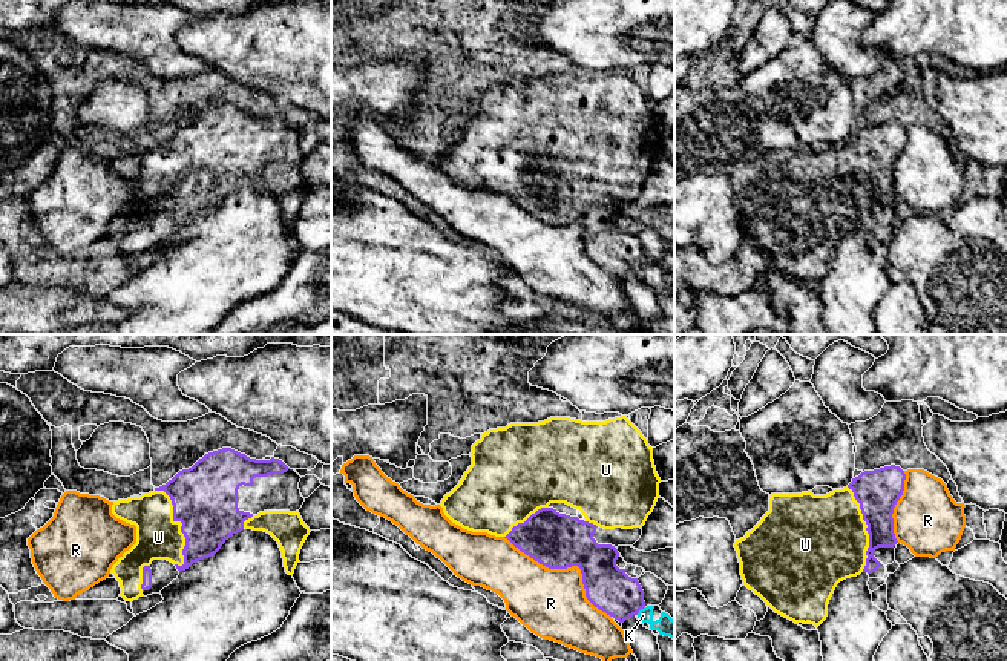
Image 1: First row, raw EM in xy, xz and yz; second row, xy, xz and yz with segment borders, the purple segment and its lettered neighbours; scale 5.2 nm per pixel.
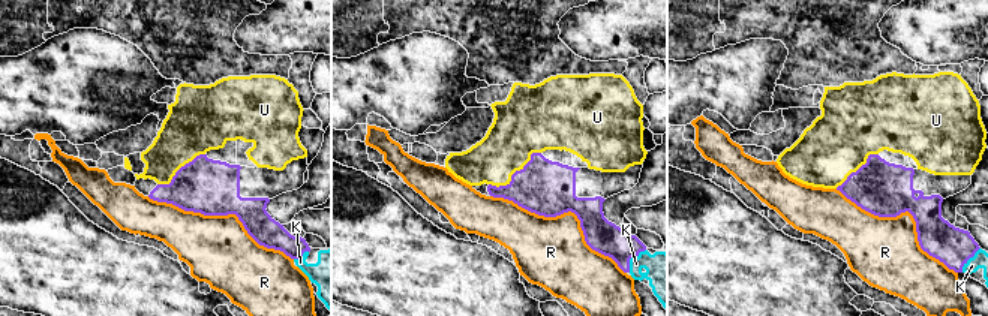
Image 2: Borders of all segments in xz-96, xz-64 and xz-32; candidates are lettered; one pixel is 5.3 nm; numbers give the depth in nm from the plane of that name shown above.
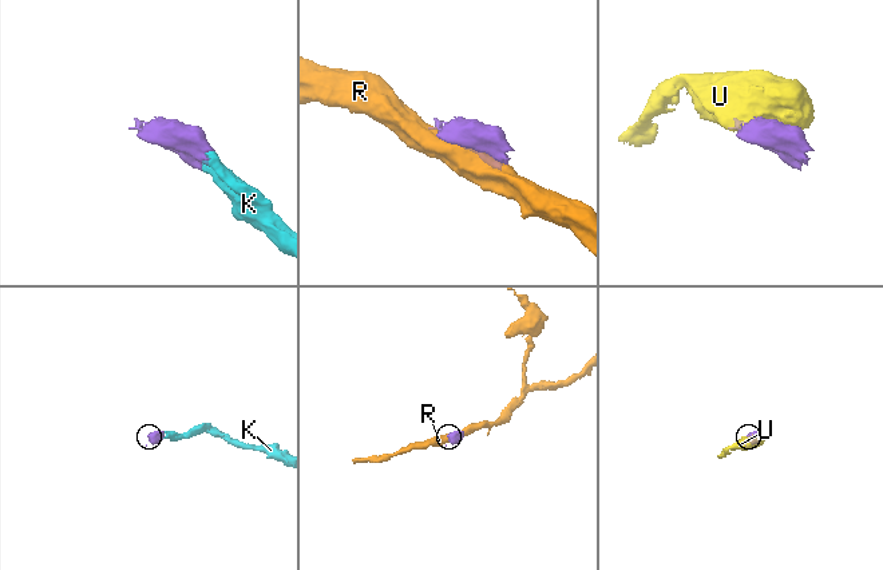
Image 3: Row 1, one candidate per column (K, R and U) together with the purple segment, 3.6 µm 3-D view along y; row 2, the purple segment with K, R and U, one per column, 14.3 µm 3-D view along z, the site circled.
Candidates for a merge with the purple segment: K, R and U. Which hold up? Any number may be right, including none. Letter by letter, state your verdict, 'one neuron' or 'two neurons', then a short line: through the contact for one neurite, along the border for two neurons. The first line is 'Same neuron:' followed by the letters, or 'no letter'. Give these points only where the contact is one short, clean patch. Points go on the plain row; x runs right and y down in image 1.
Same neuron: K, U
K: one neuron; line xz (610, 246), (639, 266), (655, 281), (665, 281)
R: two neurons
U: one neuron

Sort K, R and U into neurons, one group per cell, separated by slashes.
K U / R

